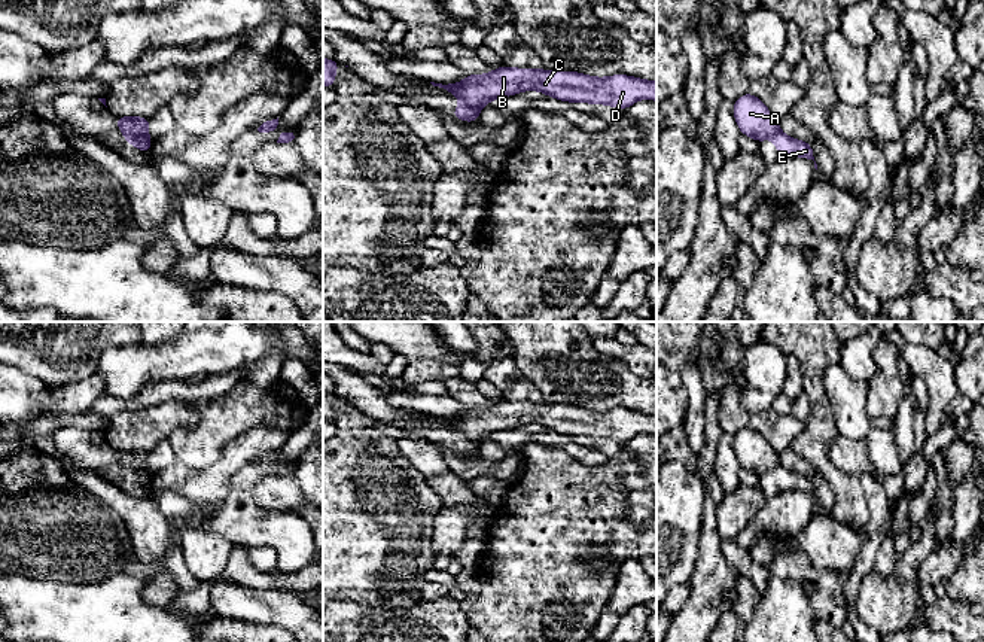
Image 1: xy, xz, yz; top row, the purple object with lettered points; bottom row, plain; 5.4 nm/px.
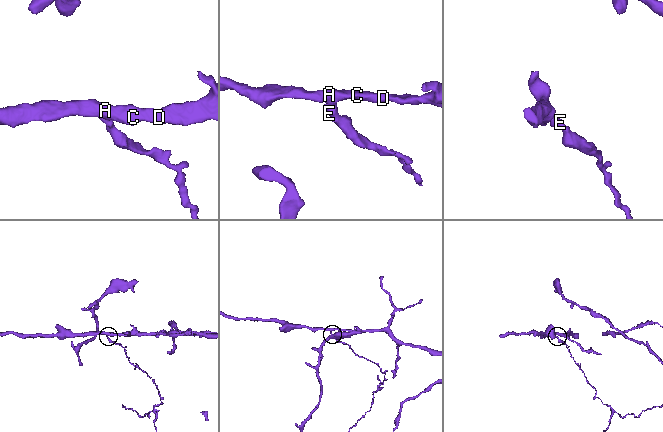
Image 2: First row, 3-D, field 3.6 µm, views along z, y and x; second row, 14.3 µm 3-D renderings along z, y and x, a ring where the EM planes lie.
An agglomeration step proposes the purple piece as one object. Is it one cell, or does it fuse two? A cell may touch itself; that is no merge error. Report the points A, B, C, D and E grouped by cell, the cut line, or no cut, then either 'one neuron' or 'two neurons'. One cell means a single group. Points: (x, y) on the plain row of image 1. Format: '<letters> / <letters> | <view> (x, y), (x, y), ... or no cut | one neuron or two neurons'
A B C D / E | xy (124, 466), (148, 472) | two neurons

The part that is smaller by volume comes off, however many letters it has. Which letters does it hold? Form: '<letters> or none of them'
E

